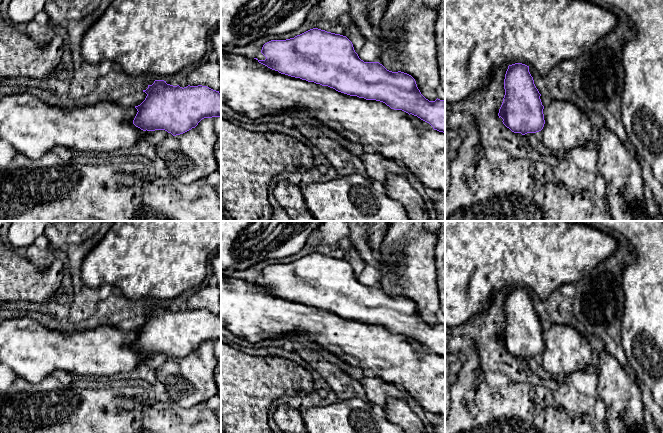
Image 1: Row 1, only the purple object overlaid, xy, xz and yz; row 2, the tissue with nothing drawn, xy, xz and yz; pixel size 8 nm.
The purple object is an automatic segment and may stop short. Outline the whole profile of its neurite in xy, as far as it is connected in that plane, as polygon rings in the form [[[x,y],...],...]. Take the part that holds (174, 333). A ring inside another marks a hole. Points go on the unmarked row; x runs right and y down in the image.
[[[155,304],[152,309],[148,309],[145,324],[138,330],[137,338],[133,344],[133,348],[143,355],[165,354],[173,360],[183,358],[192,352],[195,352],[198,347],[204,342],[221,341],[221,318],[219,315],[213,314],[207,310],[190,310],[180,311],[167,308],[164,304]]]

